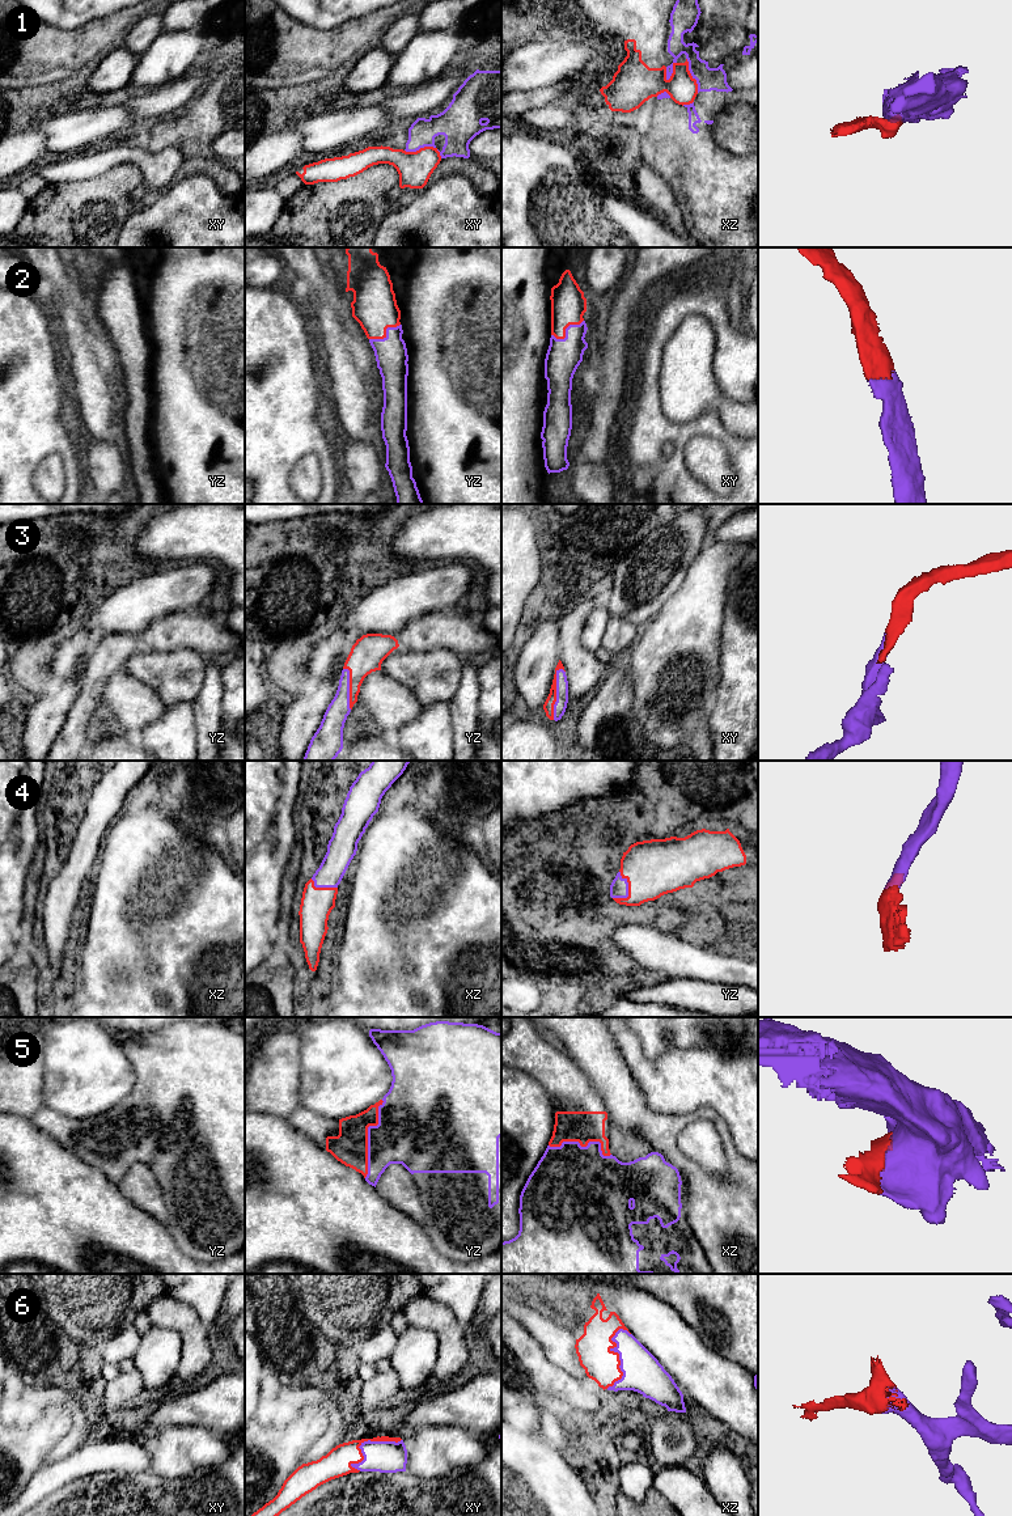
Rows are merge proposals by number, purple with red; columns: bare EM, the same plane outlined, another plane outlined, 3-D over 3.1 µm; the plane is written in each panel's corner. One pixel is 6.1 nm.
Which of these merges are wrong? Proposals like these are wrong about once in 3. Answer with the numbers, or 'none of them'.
1

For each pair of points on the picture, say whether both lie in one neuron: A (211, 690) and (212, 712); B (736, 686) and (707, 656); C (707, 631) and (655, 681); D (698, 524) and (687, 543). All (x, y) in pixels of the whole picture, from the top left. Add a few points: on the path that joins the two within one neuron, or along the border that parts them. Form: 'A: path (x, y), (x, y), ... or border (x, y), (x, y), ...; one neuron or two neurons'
A: path (211, 695), (211, 707); one neuron
B: border (720, 638), (720, 678), (716, 698); two neurons
C: path (693, 639), (669, 667); one neuron
D: path (693, 529), (687, 538); one neuron

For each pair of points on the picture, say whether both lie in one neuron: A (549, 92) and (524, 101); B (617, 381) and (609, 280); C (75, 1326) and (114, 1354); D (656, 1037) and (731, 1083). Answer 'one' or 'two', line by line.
A: one
B: two
C: two
D: two

